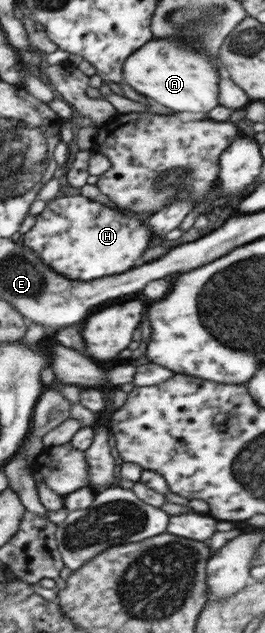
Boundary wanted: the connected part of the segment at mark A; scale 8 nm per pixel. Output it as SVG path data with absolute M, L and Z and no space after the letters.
M149 40L145 48L139 47L125 59L122 82L130 86L141 96L147 96L151 100L157 100L161 106L173 110L173 112L204 112L208 113L211 108L217 106L217 62L211 56L205 56L205 52L195 52L187 48L188 41L177 40Z

